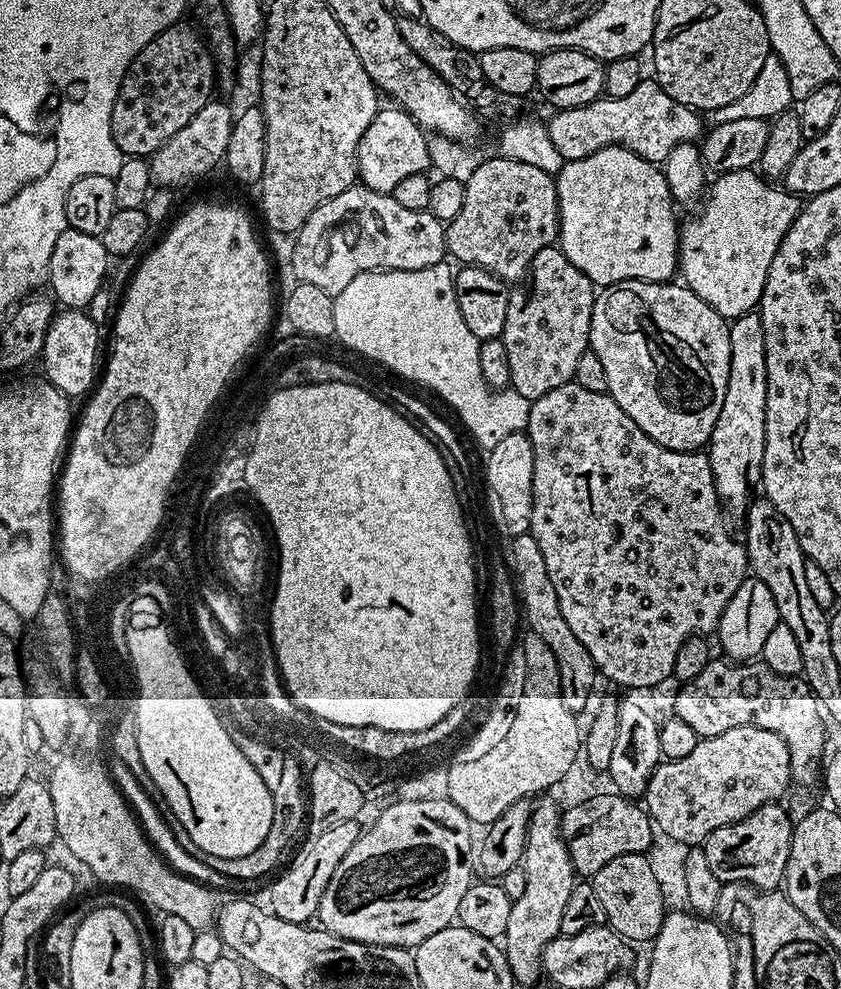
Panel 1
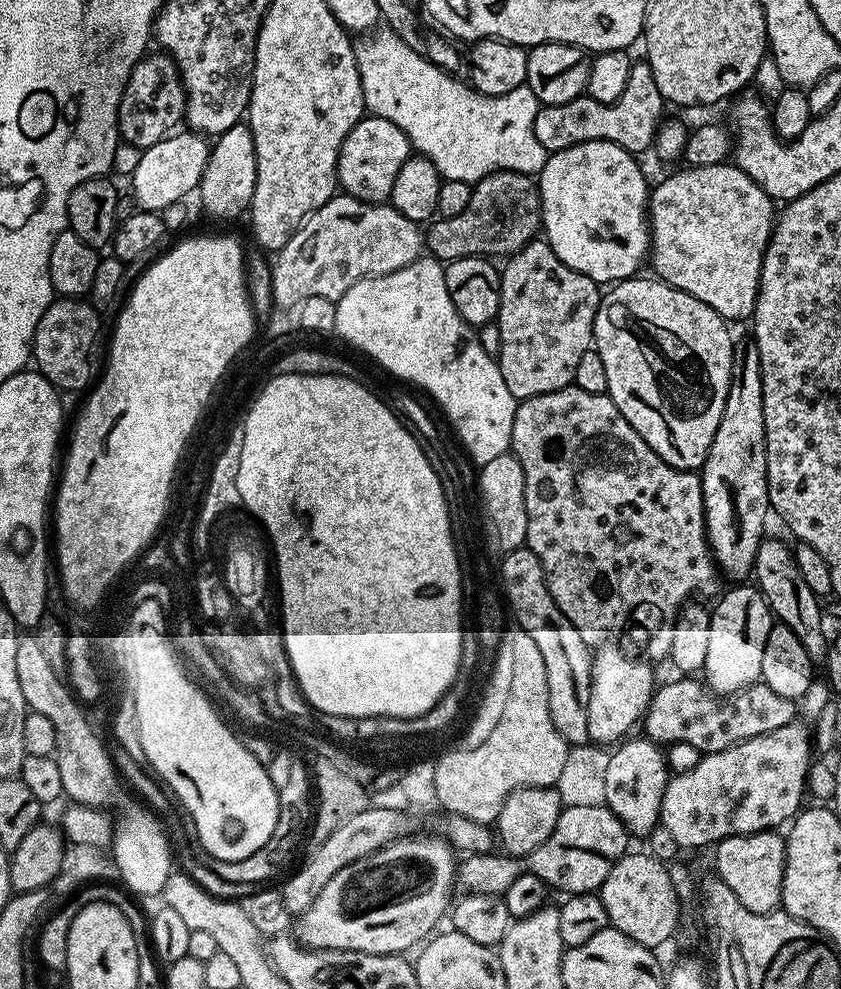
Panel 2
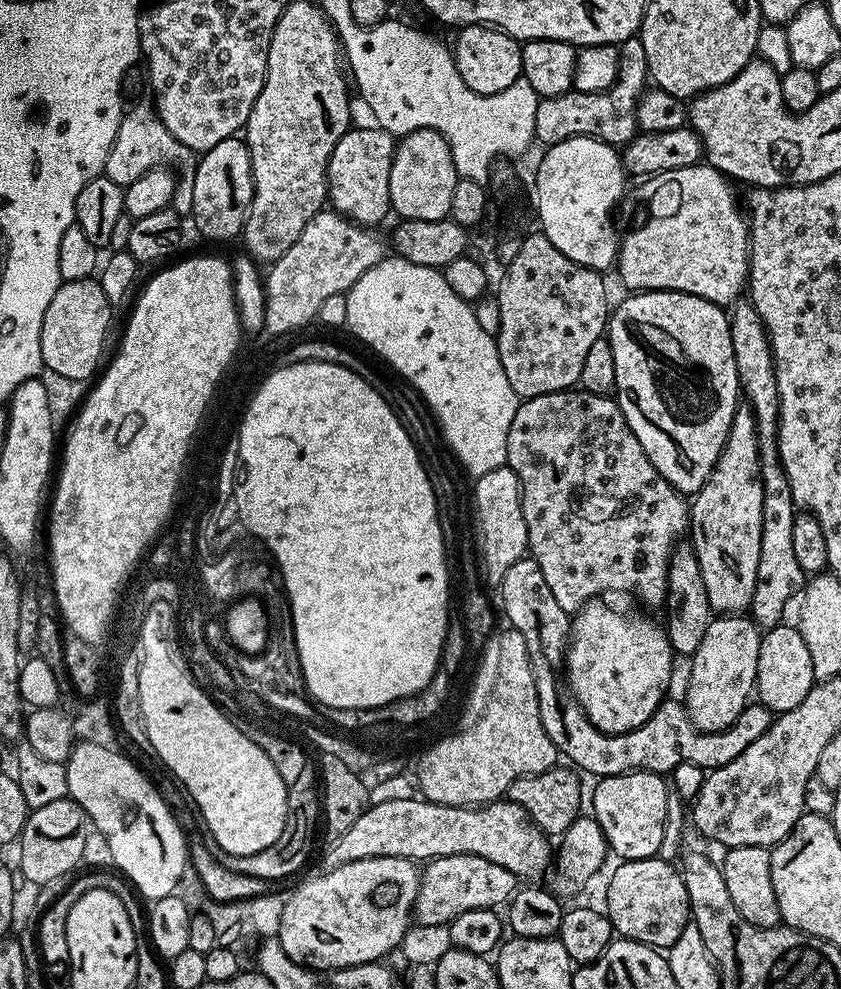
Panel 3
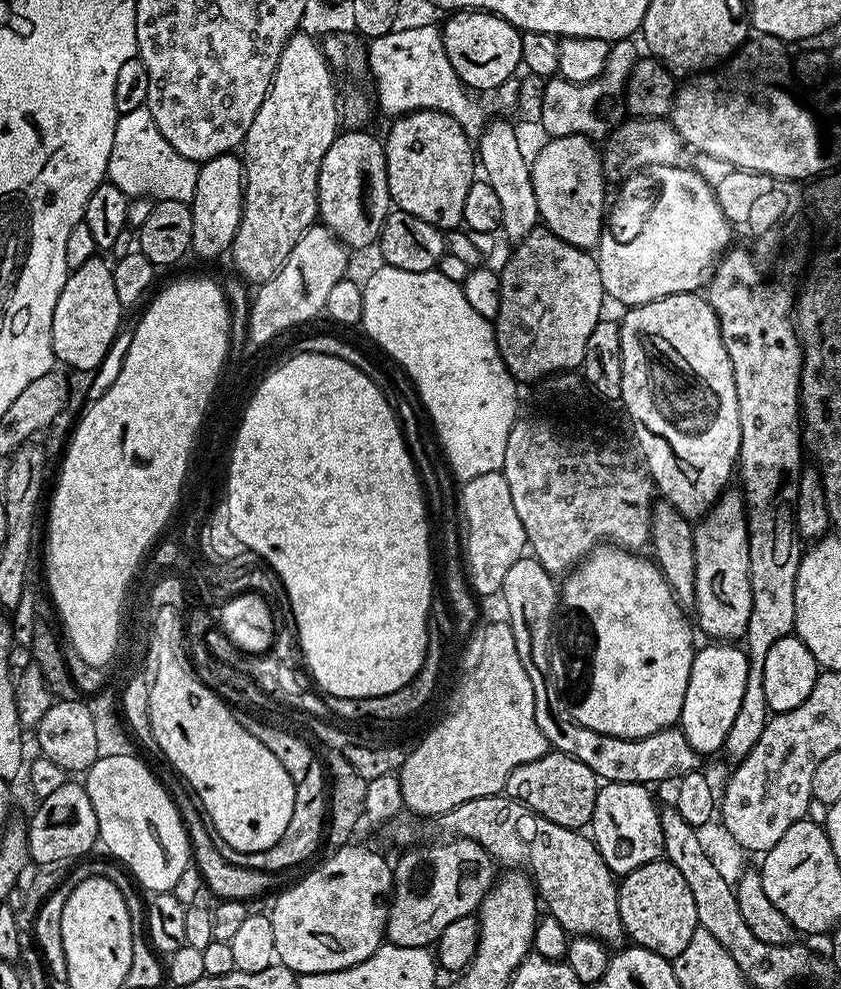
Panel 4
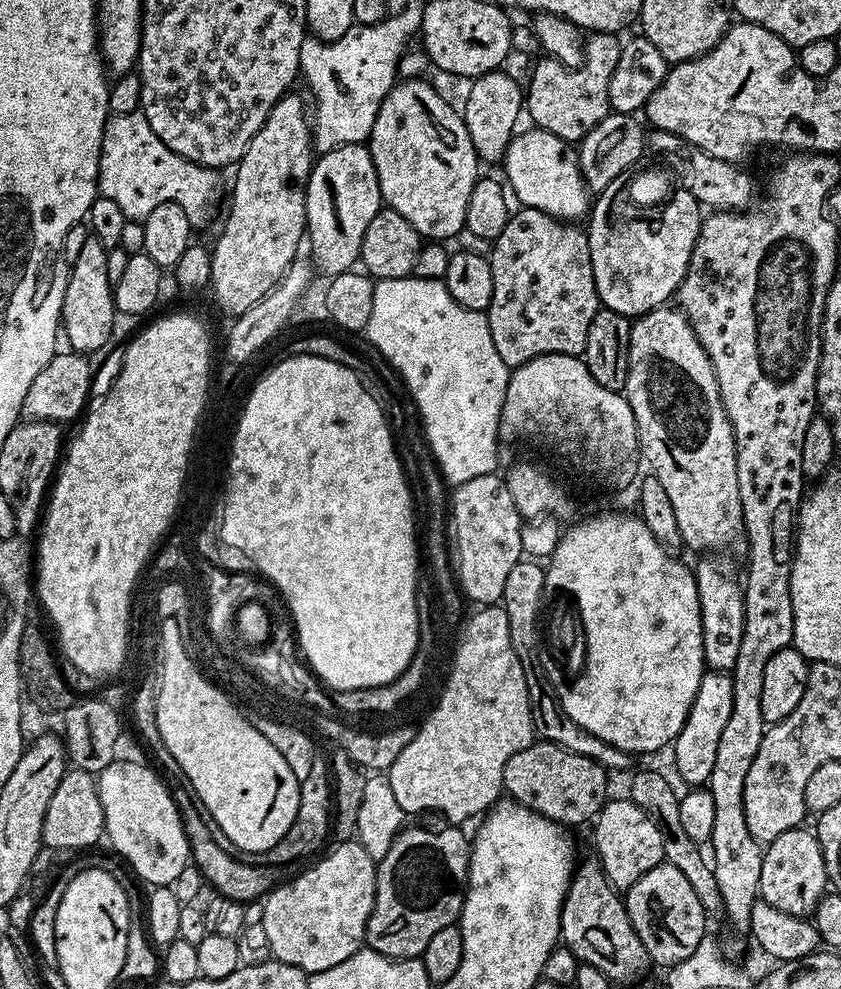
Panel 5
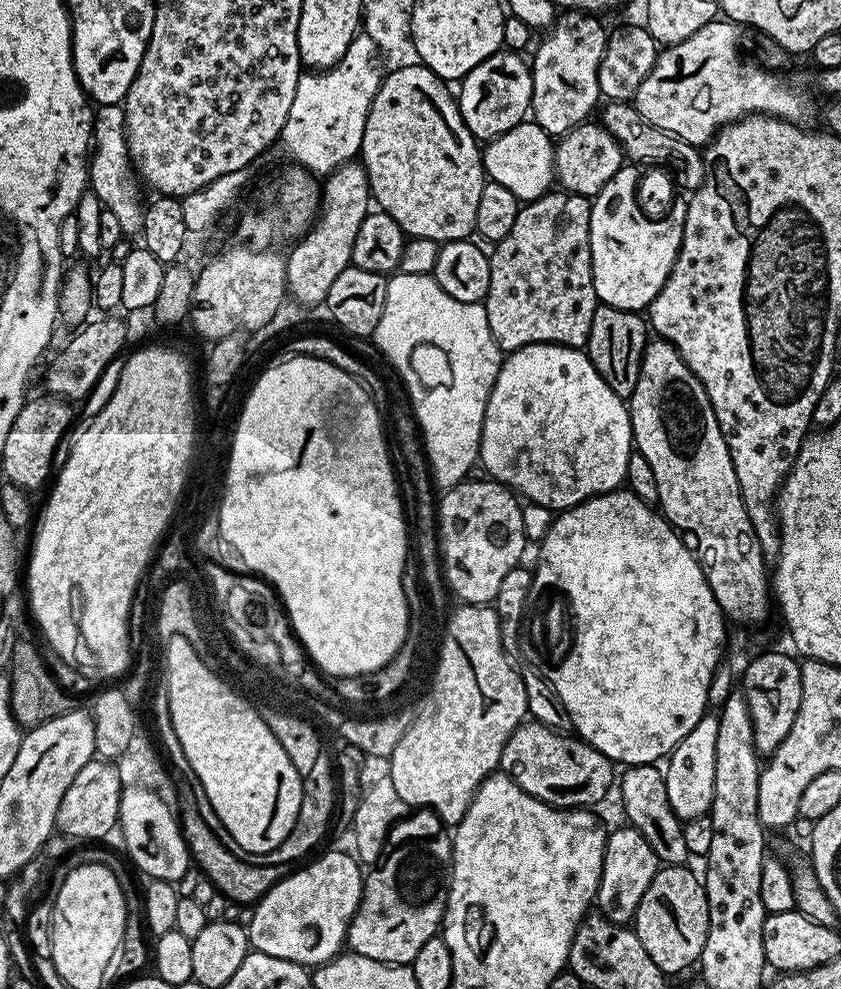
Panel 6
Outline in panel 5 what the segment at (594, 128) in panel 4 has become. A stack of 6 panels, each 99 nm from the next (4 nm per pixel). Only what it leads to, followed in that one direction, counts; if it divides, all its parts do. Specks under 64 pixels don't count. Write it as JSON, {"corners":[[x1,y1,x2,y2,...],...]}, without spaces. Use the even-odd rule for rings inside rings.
{"corners":[[593,32,584,42,584,64,577,68,562,66,551,58,535,61,536,69,526,82,526,107,533,115,535,127,546,130,565,142,584,139,610,111,608,95,614,66,618,66,621,37,615,32]]}

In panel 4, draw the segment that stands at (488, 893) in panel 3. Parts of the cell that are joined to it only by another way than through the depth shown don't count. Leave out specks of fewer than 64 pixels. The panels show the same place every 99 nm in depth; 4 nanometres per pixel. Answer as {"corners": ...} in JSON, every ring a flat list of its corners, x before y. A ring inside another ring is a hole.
{"corners":[[448,838,445,844,424,844,425,842,417,843,415,846,409,847,400,856,400,861,395,861,392,870,392,887,394,889,392,893,392,899,388,905,388,921,384,923,384,934,387,943,394,946,414,946,415,948,428,948,435,945,436,939,442,934,442,930,446,930,446,926,450,926,450,922,455,922,457,918,463,916,473,915,479,909,480,903,484,900,484,895,490,891,494,883,494,876,492,877,492,867,494,867,494,861,489,856,488,851,482,847,478,842,469,840,467,838]]}

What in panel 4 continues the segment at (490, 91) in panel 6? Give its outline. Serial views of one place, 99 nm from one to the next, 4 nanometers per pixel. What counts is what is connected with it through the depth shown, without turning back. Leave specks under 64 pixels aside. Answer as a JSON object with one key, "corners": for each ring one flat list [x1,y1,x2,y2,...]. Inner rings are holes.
{"corners":[[498,120,481,129,476,142,476,162,481,175,493,187,501,203,500,230,512,242,518,242,529,235,539,223,537,198,534,197,531,167,517,149,514,139,514,125,511,121]]}

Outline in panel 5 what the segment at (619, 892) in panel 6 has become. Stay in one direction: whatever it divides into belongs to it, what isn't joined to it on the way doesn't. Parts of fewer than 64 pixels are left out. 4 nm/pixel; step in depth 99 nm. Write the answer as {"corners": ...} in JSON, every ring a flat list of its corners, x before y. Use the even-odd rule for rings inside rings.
{"corners":[[630,798,624,800,609,799,600,809,594,821,596,827,596,852,604,877,613,888,627,890,646,874,646,870,654,870,654,866,665,863,662,834,654,822,645,816,640,807]]}

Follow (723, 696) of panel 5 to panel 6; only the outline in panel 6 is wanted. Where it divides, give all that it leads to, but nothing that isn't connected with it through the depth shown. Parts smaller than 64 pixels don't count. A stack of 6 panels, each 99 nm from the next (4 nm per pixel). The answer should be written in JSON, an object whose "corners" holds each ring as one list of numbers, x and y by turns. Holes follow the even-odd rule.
{"corners":[[716,714,703,716,698,726,694,726,694,730,690,730,690,734,686,734,672,755,667,757,668,768,663,769,666,798,670,798,670,806,681,822,711,813,714,798,714,746,718,746,719,721,720,717]]}

